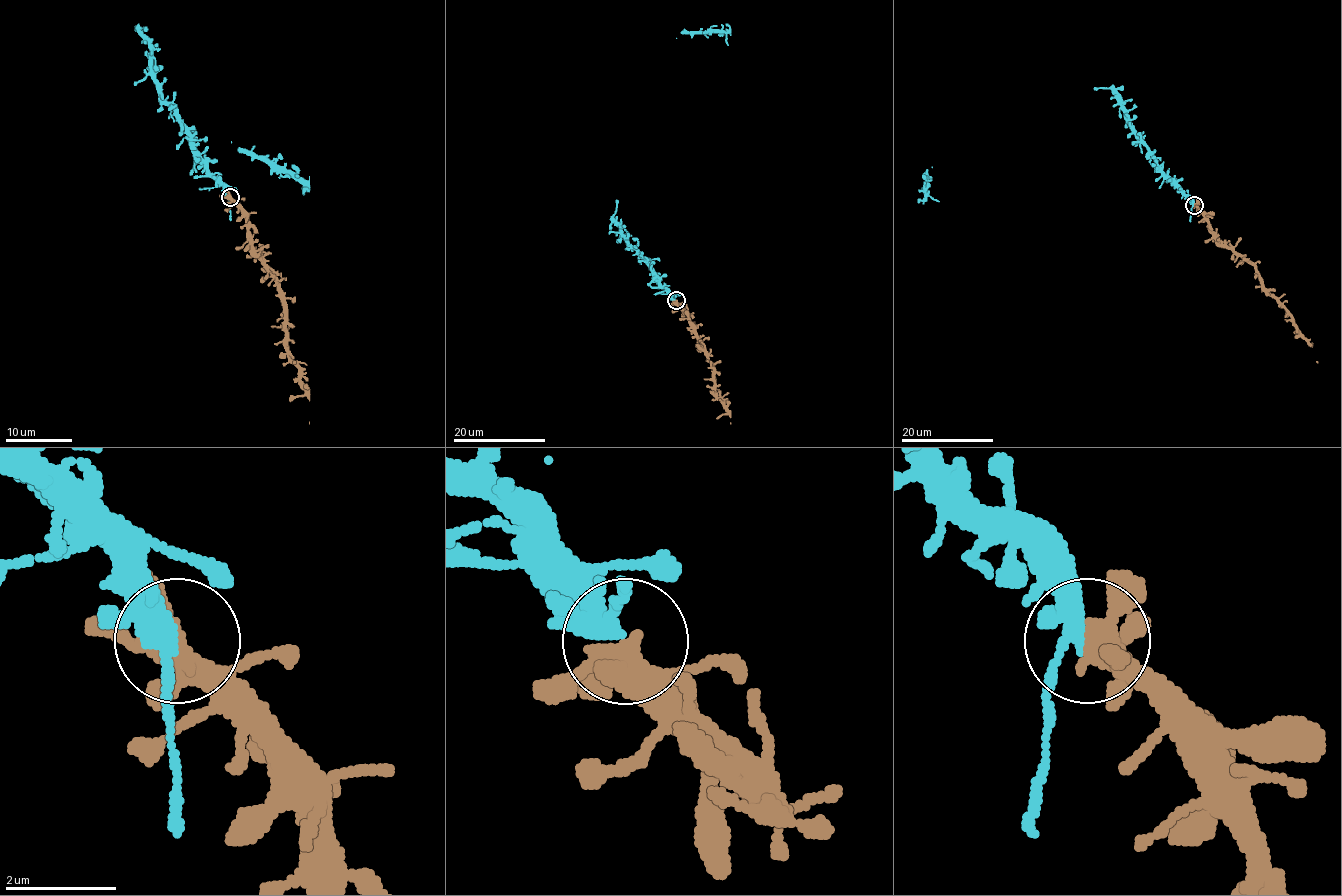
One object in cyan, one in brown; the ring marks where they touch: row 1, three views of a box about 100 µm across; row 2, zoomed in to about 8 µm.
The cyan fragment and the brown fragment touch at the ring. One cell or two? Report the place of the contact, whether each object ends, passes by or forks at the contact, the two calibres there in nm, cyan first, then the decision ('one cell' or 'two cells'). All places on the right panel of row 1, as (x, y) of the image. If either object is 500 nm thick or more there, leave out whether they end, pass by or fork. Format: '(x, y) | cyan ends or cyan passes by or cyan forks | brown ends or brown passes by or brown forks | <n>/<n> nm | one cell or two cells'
(1194, 205) | cyan passes by | brown forks | 320/360 nm | one cell

